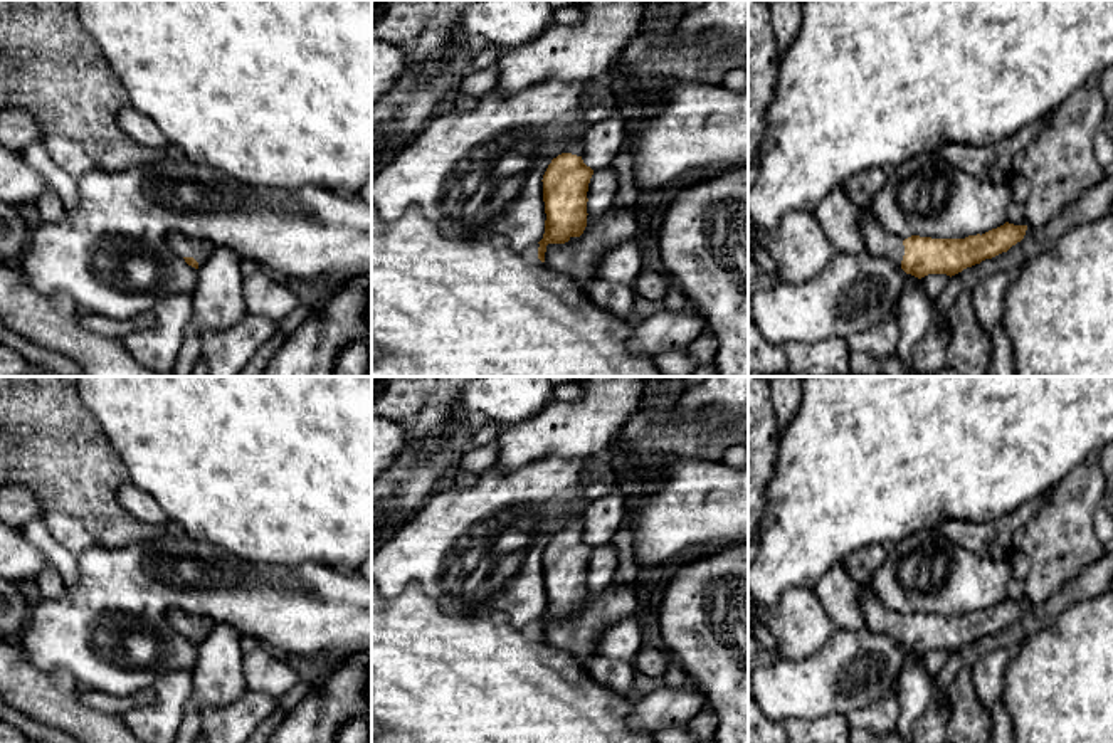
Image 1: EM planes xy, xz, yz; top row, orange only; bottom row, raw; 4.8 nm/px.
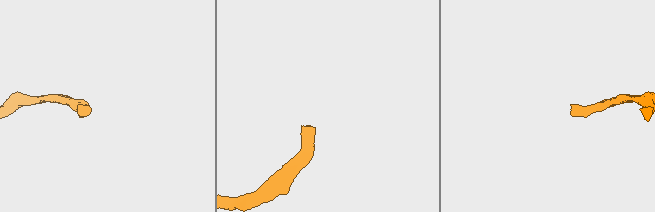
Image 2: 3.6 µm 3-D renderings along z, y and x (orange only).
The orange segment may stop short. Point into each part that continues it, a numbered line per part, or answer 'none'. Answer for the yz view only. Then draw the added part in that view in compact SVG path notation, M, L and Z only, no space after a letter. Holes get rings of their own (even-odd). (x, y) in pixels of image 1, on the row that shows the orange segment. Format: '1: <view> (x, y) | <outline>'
1: yz (876, 241) | M871 208L859 210L859 227L864 250L901 266L905 245L899 235L888 234L874 219Z

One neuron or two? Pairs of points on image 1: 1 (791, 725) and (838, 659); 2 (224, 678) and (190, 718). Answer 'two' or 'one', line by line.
1: two
2: one

